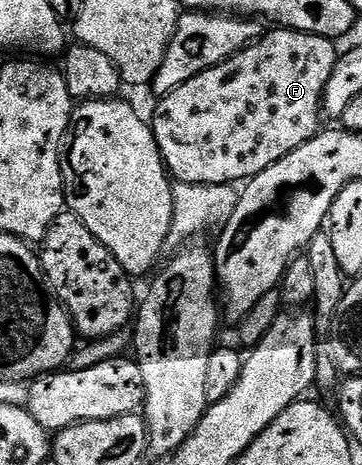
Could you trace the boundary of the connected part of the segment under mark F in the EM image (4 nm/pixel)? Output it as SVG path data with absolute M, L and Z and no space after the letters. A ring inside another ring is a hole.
M273 28L270 34L269 31L262 33L257 41L249 43L249 45L242 48L238 54L232 54L227 60L220 62L218 66L213 66L209 70L199 72L199 76L187 80L187 84L179 84L179 88L175 88L169 94L164 95L164 97L158 101L161 103L158 104L157 111L154 112L153 118L151 117L151 125L157 146L161 149L161 158L165 162L166 170L169 171L170 175L172 175L176 181L186 182L187 184L203 184L204 186L241 184L255 177L259 172L271 168L271 164L283 160L283 156L295 152L295 148L307 144L307 140L314 138L323 126L321 118L323 119L325 89L327 88L327 82L331 80L331 74L335 72L337 59L339 57L339 50L336 50L333 46L336 45L334 45L330 39L324 38L323 36L304 34L298 30Z

